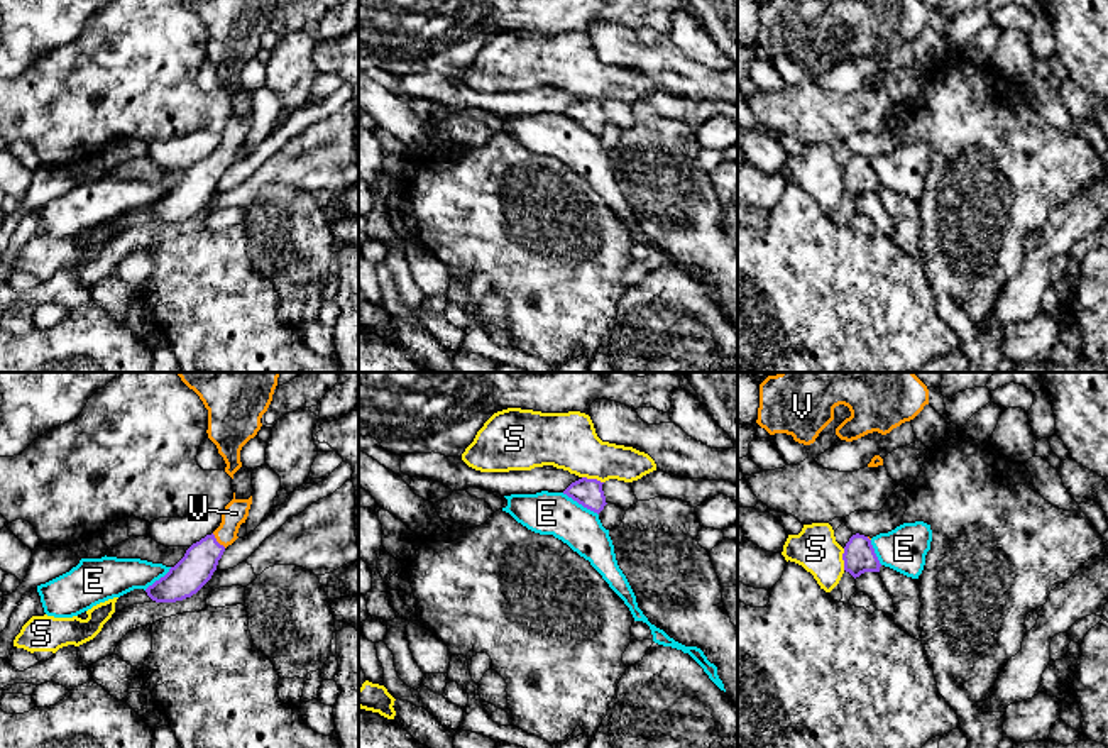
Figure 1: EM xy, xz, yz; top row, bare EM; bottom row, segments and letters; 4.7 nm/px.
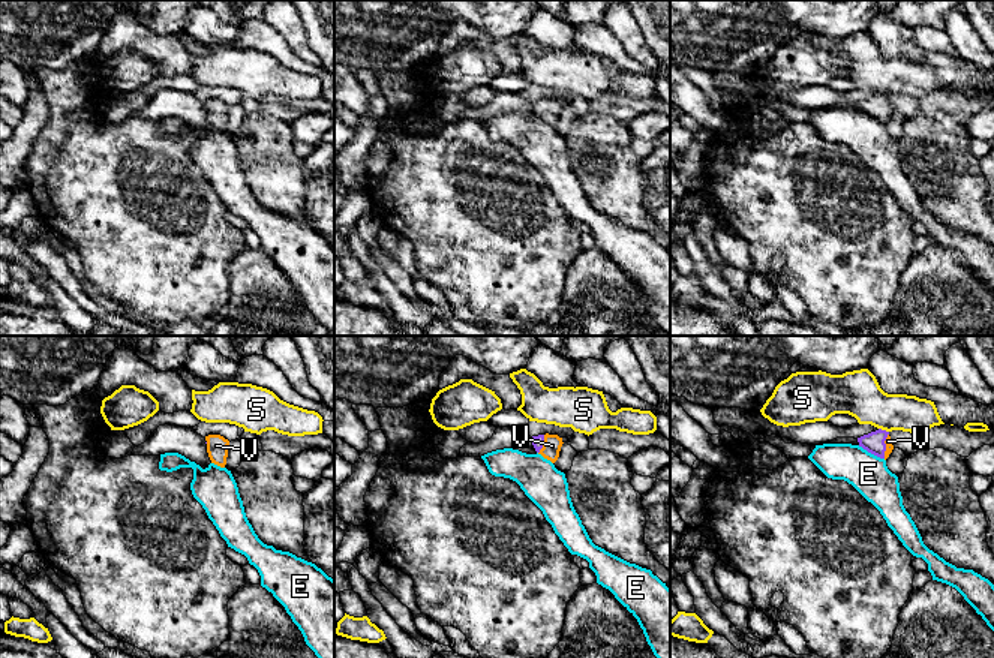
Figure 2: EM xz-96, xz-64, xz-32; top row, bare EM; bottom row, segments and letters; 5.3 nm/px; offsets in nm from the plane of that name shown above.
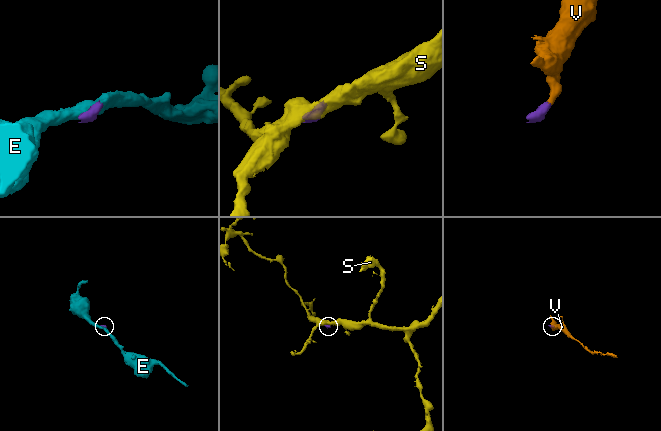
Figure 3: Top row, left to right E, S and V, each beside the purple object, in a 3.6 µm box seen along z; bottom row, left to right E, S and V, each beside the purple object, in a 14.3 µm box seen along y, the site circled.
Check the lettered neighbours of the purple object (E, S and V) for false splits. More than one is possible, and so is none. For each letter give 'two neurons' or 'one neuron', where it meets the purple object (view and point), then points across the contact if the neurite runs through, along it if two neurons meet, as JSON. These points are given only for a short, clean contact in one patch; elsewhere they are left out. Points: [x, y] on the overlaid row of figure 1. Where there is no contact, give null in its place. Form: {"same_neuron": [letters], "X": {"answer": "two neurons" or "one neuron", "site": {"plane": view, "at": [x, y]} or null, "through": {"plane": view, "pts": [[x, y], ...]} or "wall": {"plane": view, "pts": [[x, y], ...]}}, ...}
{"same_neuron": ["V"], "E": {"answer": "two neurons", "site": {"plane": "xz", "at": [581, 503]}, "wall": {"plane": "xz", "pts": [[562, 493], [597, 515]]}}, "S": {"answer": "two neurons", "site": {"plane": "xz", "at": [592, 479]}, "wall": {"plane": "xz", "pts": [[582, 476], [603, 483]]}}, "V": {"answer": "one neuron", "site": {"plane": "xy", "at": [217, 542]}, "through": {"plane": "xy", "pts": [[195, 569], [217, 542], [227, 532], [235, 513]]}}}

